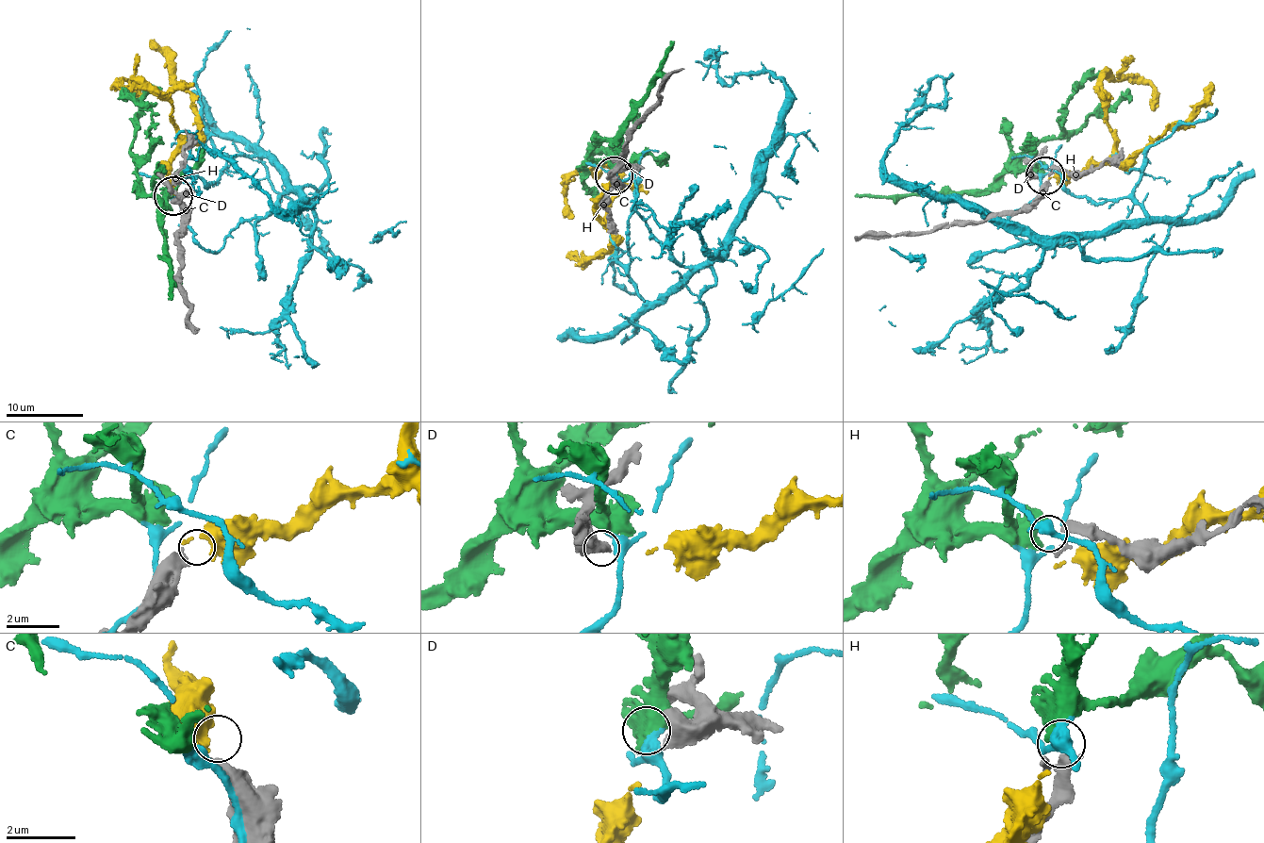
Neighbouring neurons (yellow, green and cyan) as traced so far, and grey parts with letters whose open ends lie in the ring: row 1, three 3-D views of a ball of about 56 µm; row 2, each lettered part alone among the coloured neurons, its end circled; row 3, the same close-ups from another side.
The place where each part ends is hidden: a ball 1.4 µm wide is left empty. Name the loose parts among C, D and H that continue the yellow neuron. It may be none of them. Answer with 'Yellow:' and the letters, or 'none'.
Yellow: C

